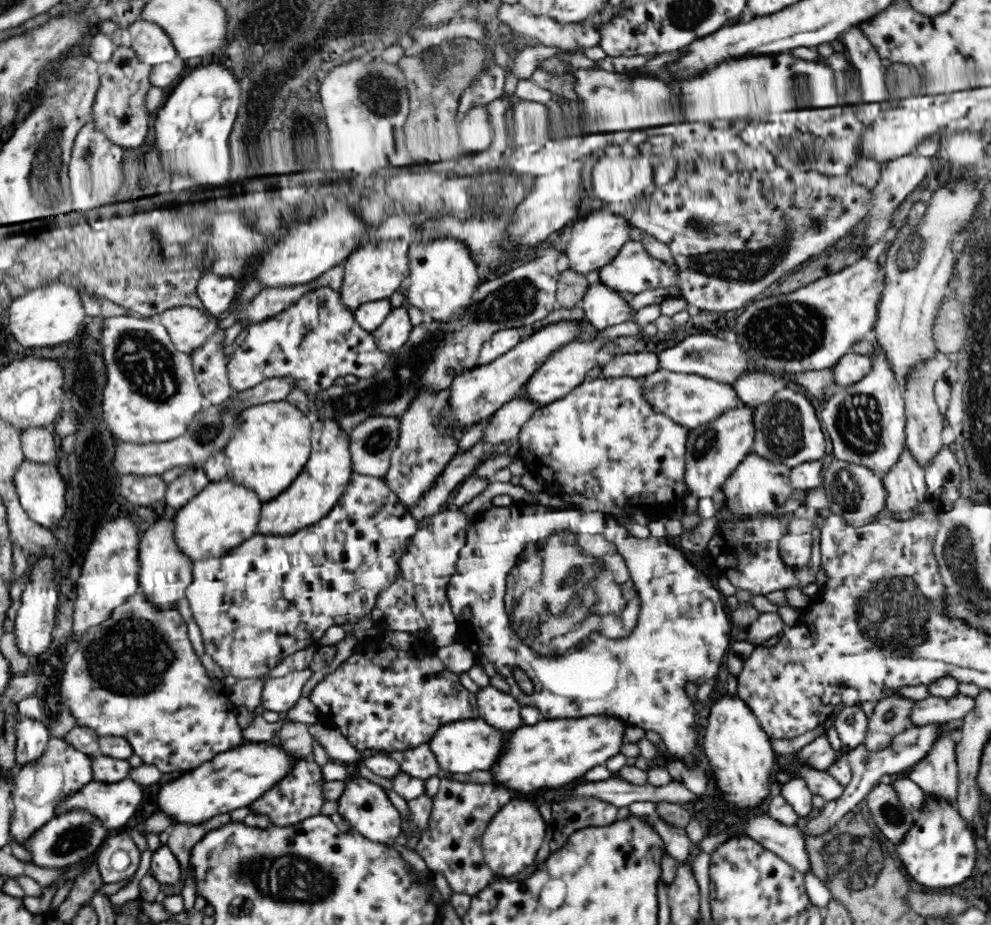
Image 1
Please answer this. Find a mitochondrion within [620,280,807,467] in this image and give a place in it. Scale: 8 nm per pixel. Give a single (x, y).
(704, 443)

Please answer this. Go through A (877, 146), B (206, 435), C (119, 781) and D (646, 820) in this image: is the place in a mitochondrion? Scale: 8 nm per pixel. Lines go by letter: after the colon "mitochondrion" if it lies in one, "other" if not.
A: other
B: mitochondrion
C: other
D: other

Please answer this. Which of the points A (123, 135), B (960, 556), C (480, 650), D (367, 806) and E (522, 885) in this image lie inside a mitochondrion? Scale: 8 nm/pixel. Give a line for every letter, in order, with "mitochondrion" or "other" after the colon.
A: other
B: mitochondrion
C: other
D: other
E: other

